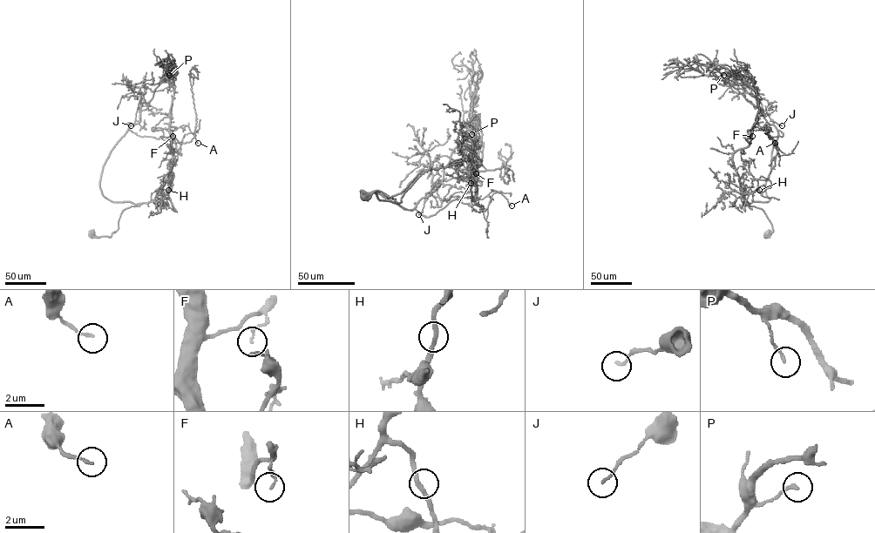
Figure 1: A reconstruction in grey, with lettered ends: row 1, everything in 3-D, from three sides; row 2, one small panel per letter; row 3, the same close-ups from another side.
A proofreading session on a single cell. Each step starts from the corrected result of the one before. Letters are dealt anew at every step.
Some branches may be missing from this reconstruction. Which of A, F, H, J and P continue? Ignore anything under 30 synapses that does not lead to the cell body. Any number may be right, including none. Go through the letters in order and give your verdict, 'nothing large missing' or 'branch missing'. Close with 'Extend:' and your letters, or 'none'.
A: nothing large missing
F: nothing large missing
H: nothing large missing
J: nothing large missing
P: nothing large missing
Extend: none

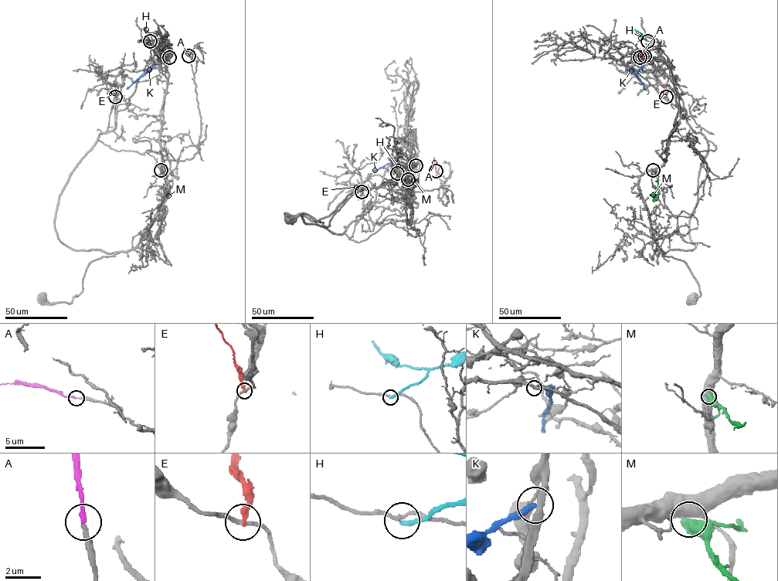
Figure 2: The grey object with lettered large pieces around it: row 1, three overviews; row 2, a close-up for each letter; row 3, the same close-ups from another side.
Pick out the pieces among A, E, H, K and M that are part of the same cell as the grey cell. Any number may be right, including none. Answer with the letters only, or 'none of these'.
A

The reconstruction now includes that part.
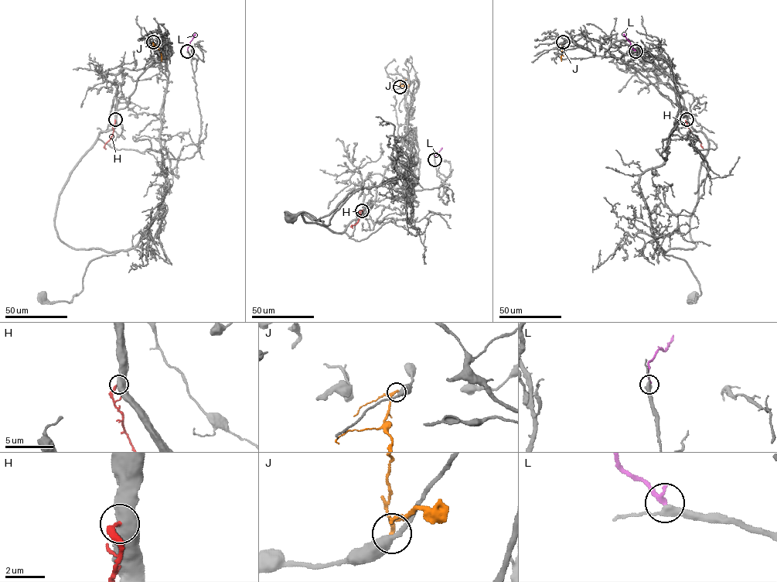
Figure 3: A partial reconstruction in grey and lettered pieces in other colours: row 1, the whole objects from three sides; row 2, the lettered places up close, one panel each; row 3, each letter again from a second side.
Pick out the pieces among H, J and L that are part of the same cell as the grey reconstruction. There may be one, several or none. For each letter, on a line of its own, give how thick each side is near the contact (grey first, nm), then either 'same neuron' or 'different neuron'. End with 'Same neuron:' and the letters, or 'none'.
H: calibres 550 and 260 nm; different neuron
J: calibres 400 and 170 nm; different neuron
L: calibres 360 and 240 nm; same neuron
Same neuron: L

